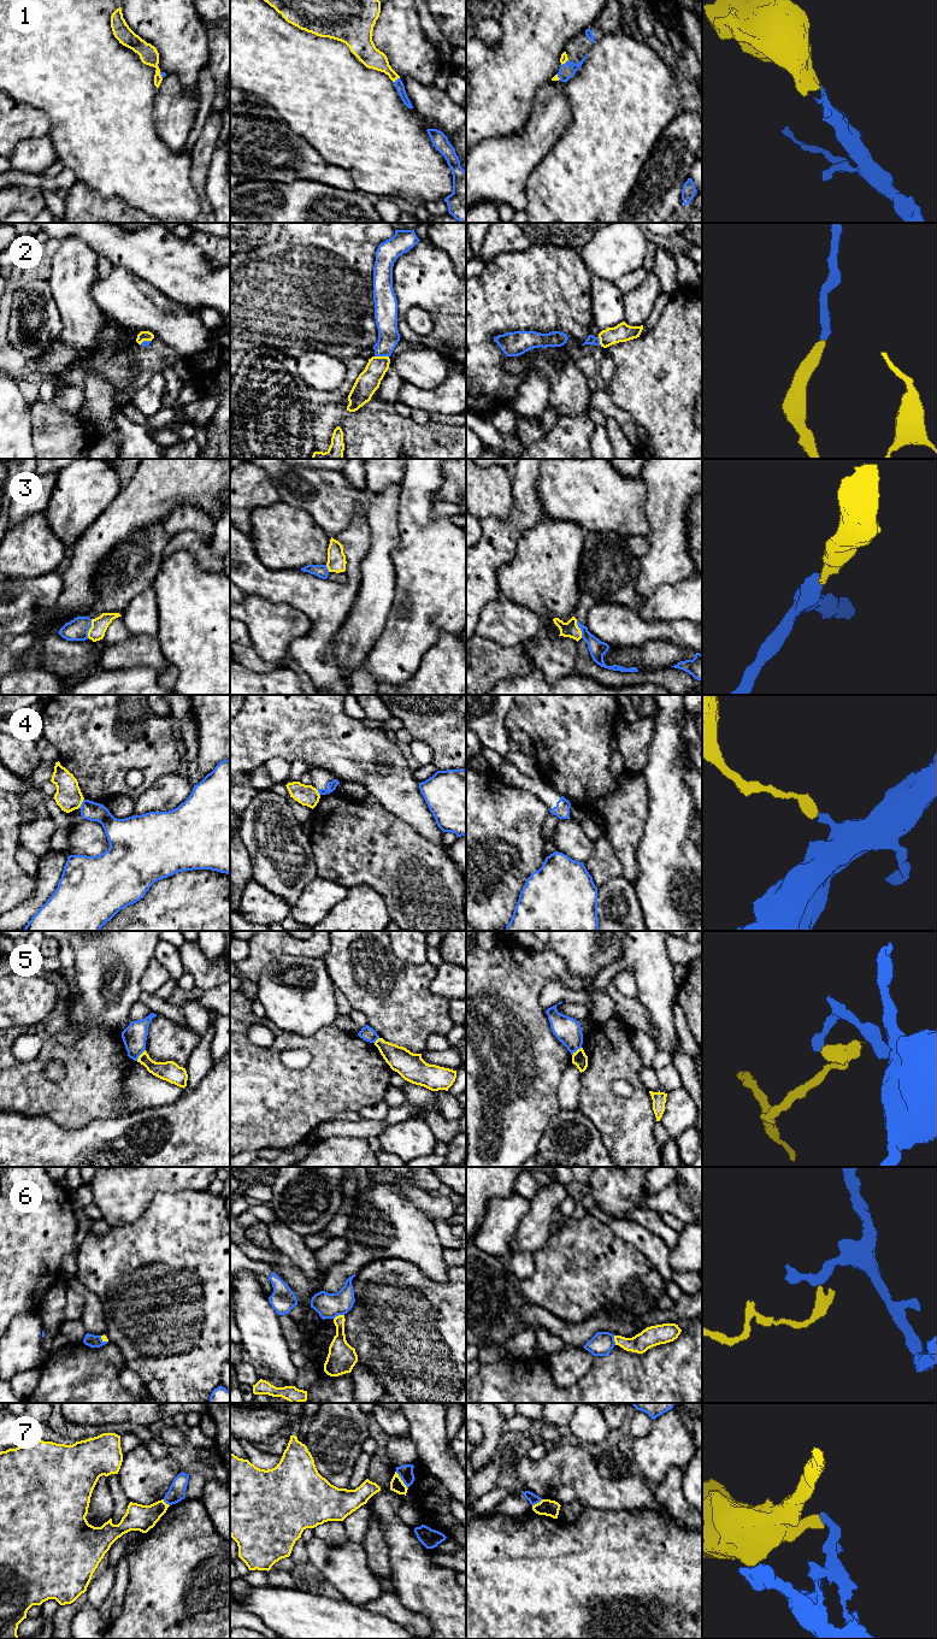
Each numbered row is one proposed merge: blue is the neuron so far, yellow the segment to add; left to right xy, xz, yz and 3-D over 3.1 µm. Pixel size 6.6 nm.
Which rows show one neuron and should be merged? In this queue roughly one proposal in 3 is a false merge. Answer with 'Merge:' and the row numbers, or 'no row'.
Merge: 1, 2, 3

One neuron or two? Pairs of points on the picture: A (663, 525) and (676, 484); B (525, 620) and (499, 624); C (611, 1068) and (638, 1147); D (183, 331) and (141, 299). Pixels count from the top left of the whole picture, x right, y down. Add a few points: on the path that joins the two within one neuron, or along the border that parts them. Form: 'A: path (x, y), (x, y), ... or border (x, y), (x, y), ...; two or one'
A: path (667, 516), (669, 494); one
B: path (519, 624), (505, 624); one
C: path (605, 1088), (605, 1107), (625, 1127); one
D: path (172, 324), (152, 310); one

